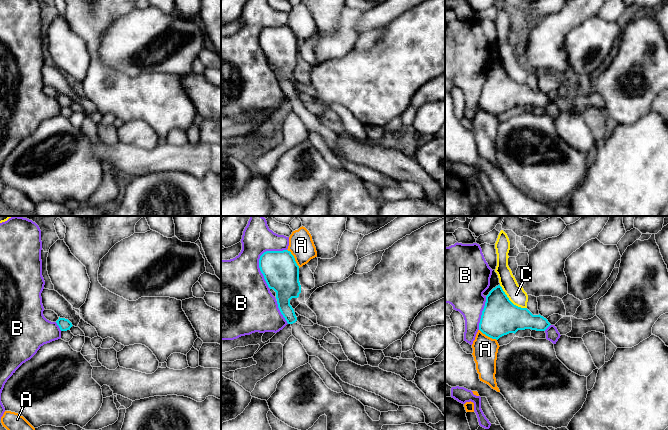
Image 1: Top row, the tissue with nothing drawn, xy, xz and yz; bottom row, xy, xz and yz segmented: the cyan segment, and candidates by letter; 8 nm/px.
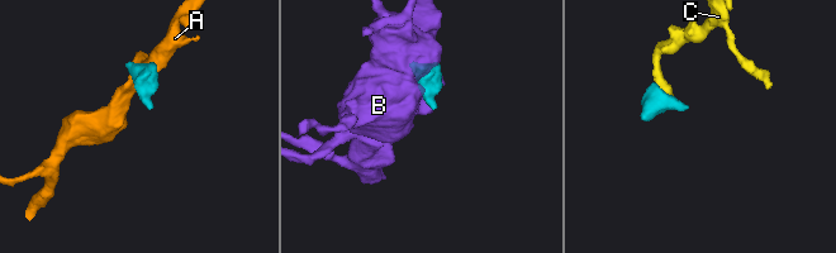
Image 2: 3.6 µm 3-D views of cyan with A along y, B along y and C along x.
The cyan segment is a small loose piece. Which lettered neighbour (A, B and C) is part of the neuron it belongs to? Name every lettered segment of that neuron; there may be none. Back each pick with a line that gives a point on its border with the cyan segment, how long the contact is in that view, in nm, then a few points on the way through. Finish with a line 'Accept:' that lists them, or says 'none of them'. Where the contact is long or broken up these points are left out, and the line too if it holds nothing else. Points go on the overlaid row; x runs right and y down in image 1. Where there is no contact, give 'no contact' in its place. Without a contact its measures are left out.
Accept: none of them

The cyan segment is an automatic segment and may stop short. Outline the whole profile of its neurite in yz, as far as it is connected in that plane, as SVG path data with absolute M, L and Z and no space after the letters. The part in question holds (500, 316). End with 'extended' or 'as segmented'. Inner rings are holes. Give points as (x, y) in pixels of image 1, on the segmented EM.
M500 285L486 296L479 330L486 336L498 340L518 330L531 329L545 331L551 324L546 318L533 315L527 308L514 305Z | as segmented

